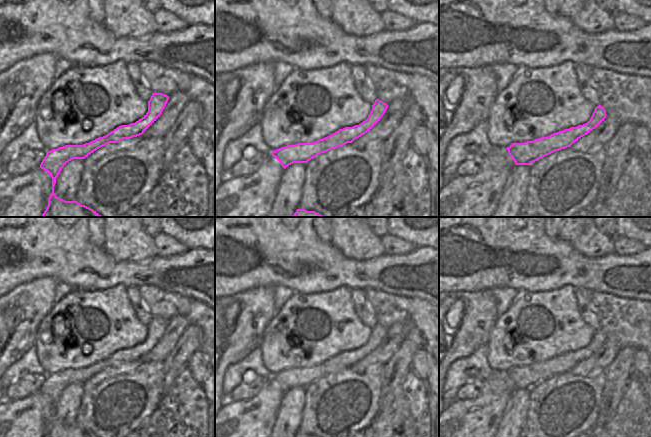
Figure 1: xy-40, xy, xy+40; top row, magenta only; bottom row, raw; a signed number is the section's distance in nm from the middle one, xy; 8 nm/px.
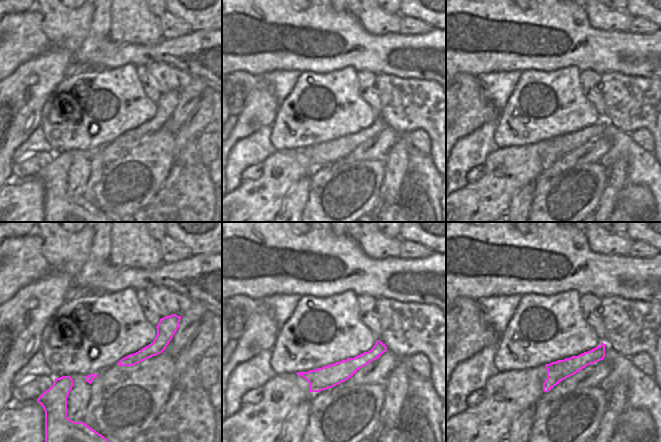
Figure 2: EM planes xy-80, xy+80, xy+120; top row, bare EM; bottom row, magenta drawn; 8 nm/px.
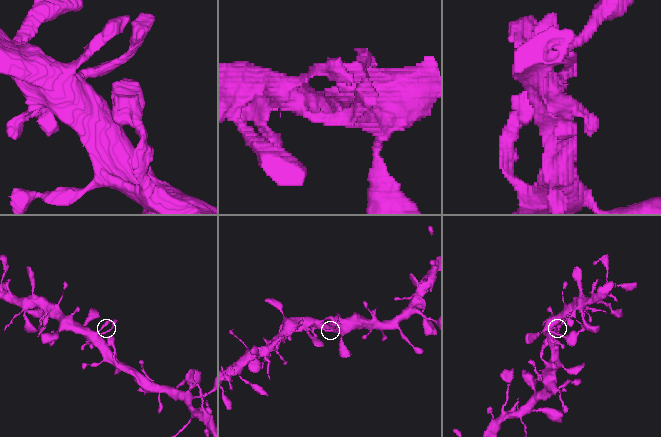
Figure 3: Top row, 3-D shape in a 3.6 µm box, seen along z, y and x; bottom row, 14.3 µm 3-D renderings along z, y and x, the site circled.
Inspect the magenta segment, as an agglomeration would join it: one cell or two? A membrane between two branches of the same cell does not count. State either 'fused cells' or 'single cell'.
single cell

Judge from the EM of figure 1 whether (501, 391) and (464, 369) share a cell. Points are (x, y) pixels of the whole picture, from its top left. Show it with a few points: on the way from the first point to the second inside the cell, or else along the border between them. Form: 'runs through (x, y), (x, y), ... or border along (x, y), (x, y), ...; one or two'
border along (494, 371), (485, 380); two

